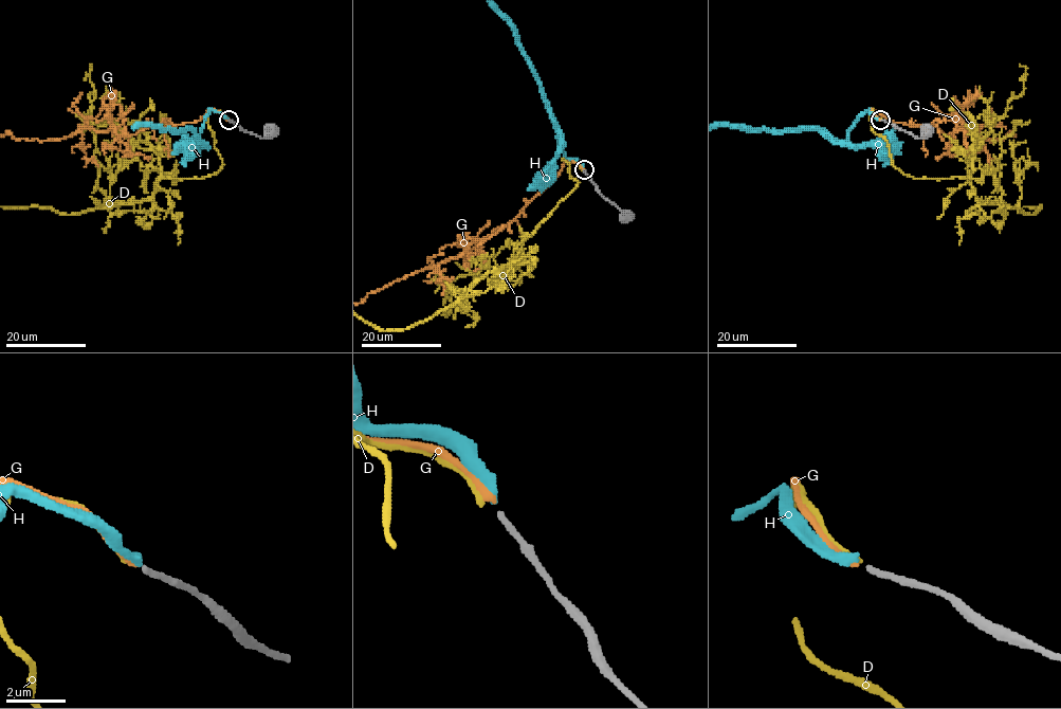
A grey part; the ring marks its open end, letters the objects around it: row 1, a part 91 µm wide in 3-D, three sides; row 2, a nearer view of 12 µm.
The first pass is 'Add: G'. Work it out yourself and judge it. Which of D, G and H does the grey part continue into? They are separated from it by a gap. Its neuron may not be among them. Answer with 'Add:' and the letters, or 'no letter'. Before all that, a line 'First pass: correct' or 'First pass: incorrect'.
First pass: correct
Add: G

